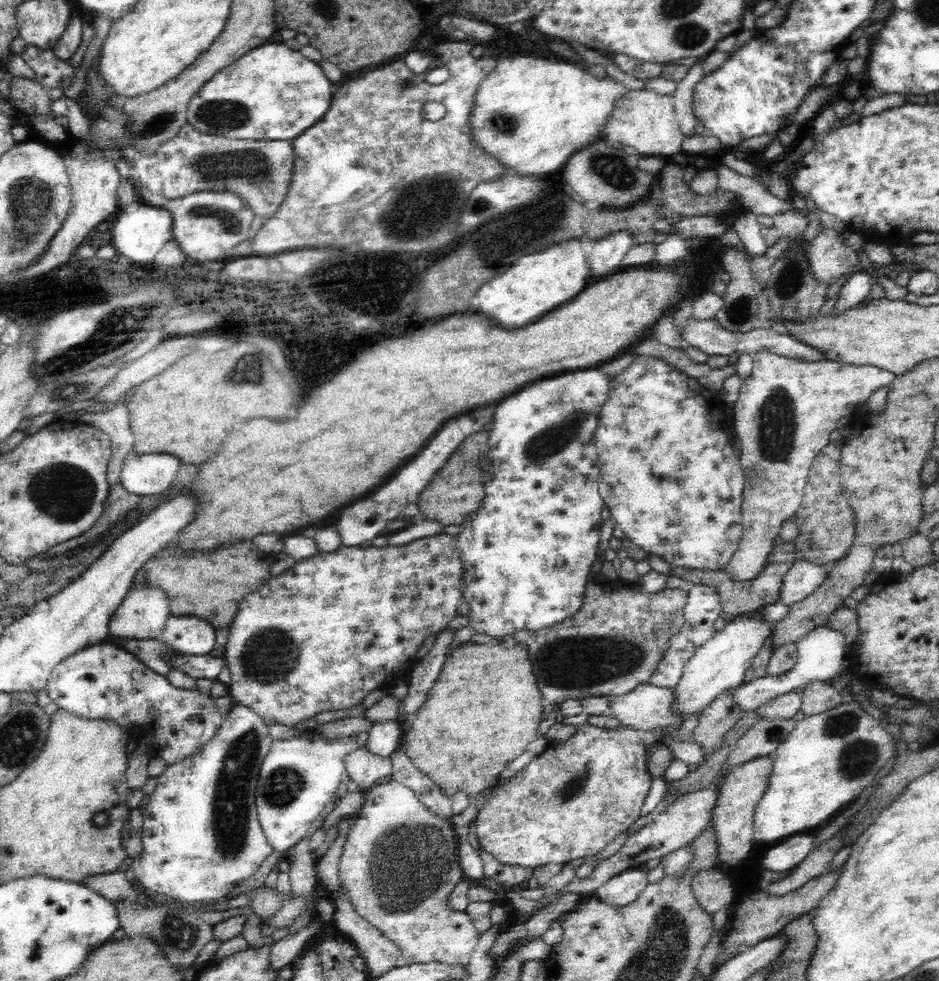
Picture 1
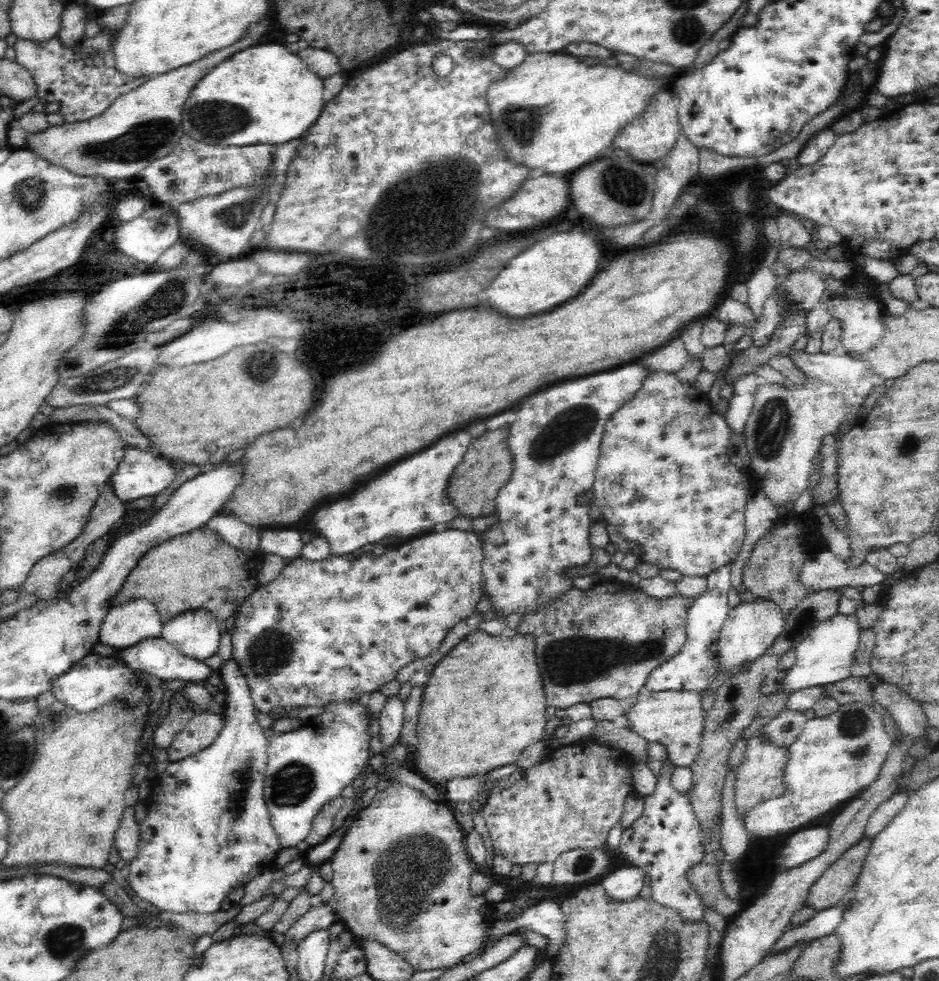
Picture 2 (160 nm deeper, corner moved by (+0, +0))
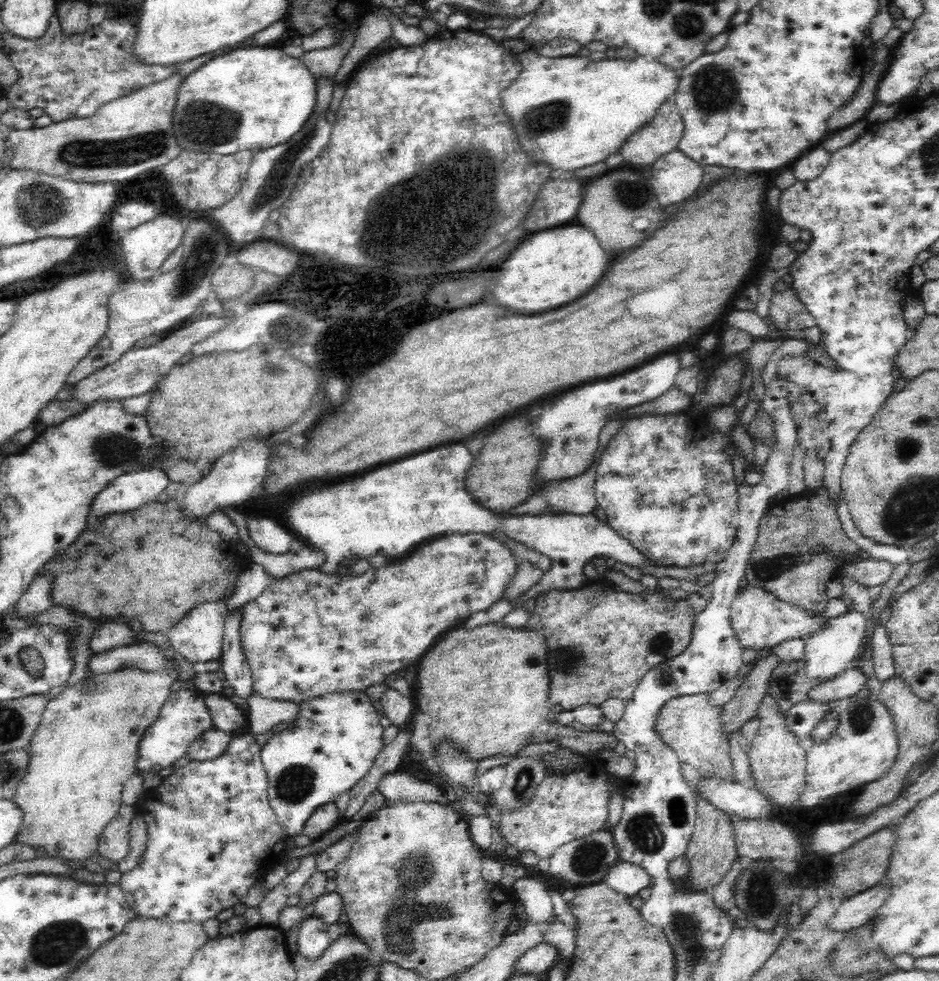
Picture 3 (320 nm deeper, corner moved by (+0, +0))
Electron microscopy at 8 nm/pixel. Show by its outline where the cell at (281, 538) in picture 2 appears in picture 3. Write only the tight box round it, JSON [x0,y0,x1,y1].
[246,516,294,554]

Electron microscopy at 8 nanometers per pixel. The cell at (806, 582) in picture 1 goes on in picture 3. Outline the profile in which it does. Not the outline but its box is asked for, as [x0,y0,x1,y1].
[837,559,895,587]

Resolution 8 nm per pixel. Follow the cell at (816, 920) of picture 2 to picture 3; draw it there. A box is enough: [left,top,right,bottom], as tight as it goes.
[828,885,888,931]

